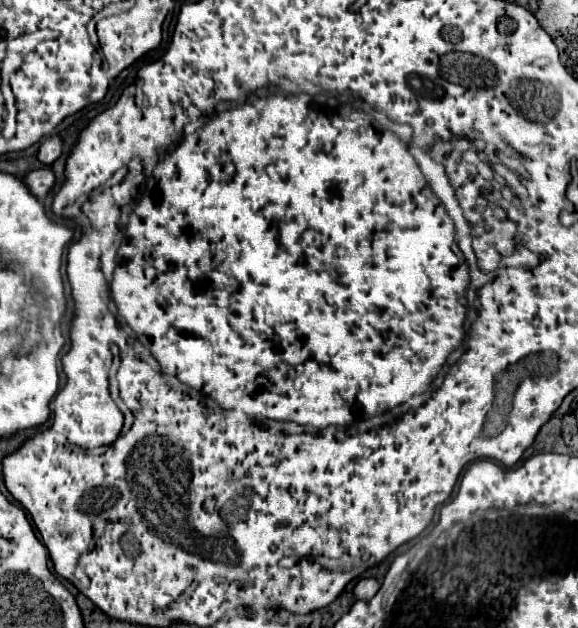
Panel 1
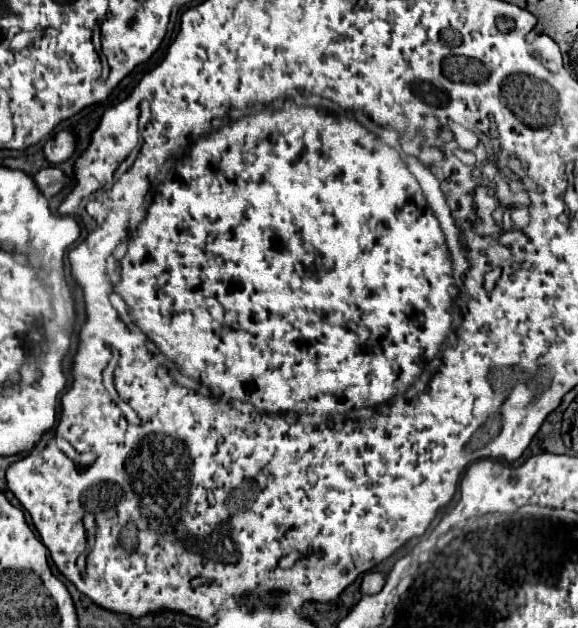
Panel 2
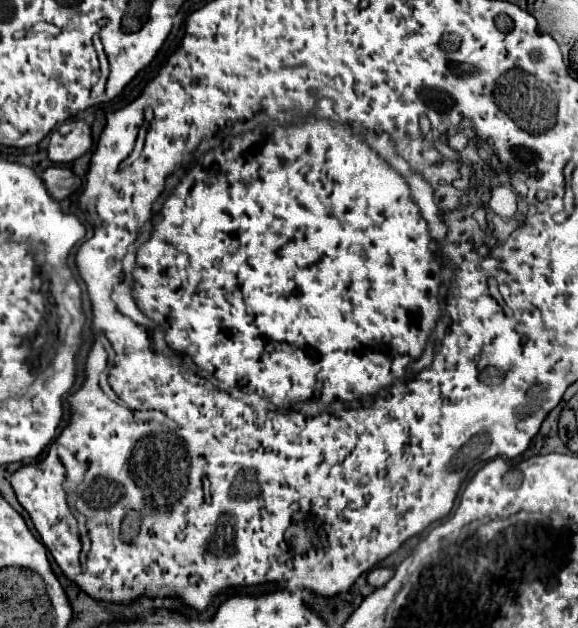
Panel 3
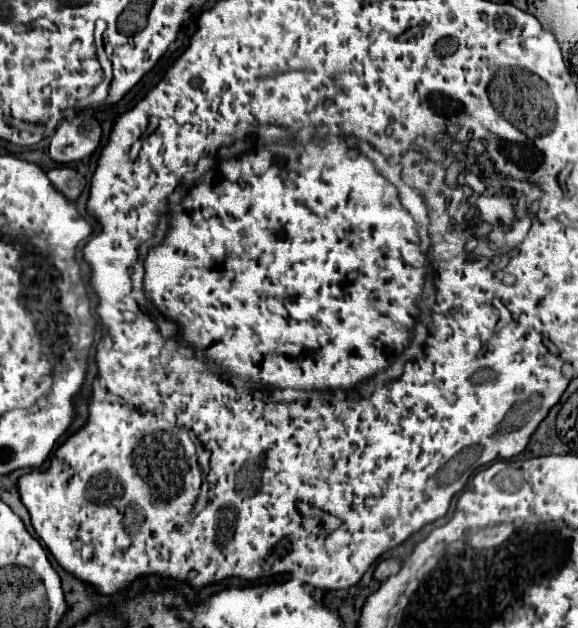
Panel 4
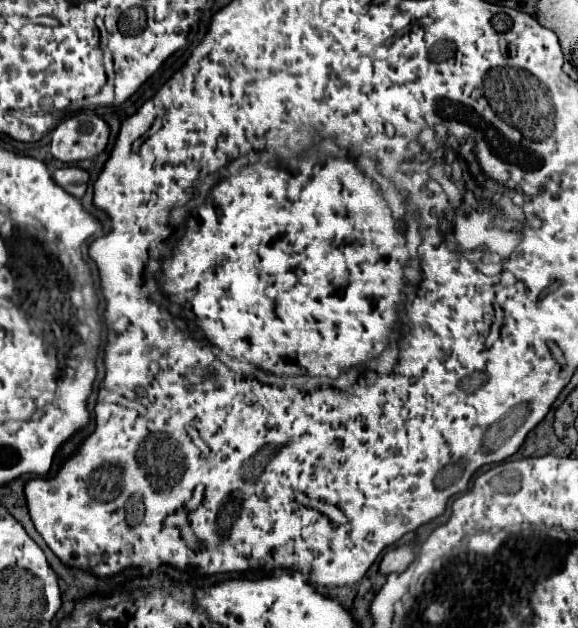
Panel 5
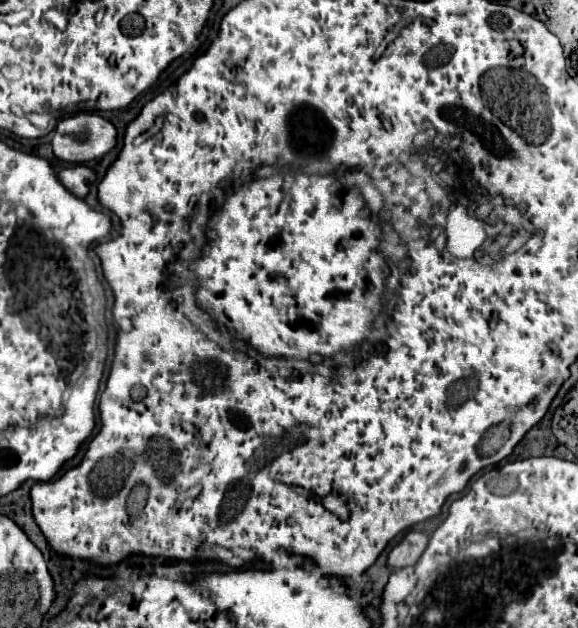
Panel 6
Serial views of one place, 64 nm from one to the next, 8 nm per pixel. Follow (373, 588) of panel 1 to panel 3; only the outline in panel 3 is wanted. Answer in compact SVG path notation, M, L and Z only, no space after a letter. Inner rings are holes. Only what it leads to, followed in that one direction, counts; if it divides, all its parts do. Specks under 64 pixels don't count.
M378 566L378 568L374 568L374 570L368 574L368 582L370 582L374 588L380 588L380 586L384 586L392 576L394 576L394 568Z

